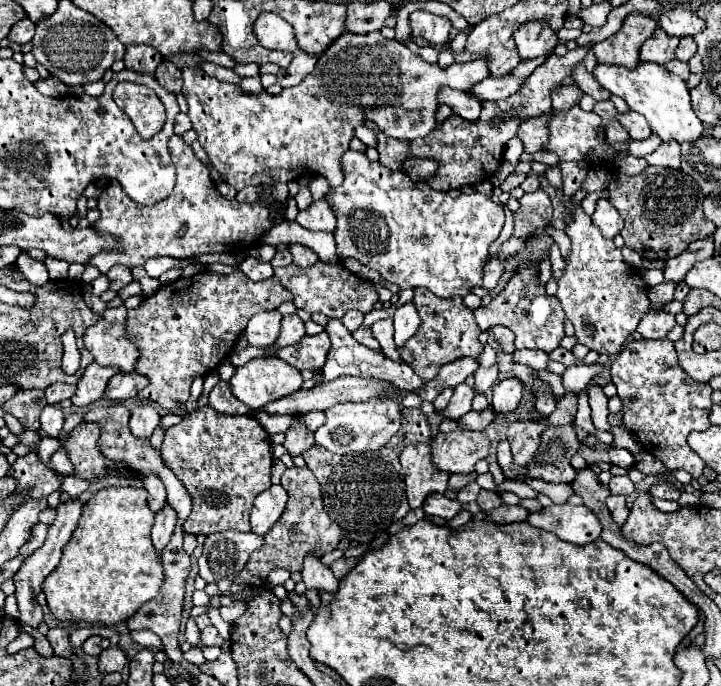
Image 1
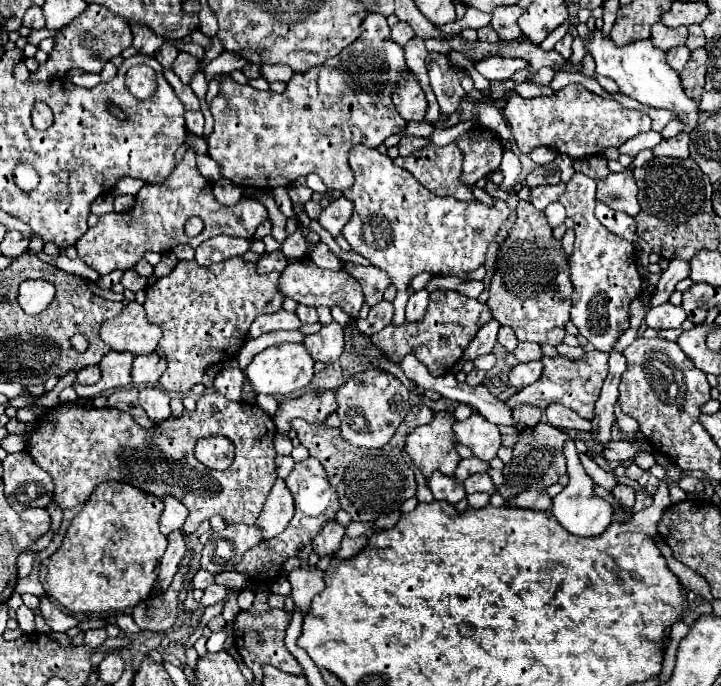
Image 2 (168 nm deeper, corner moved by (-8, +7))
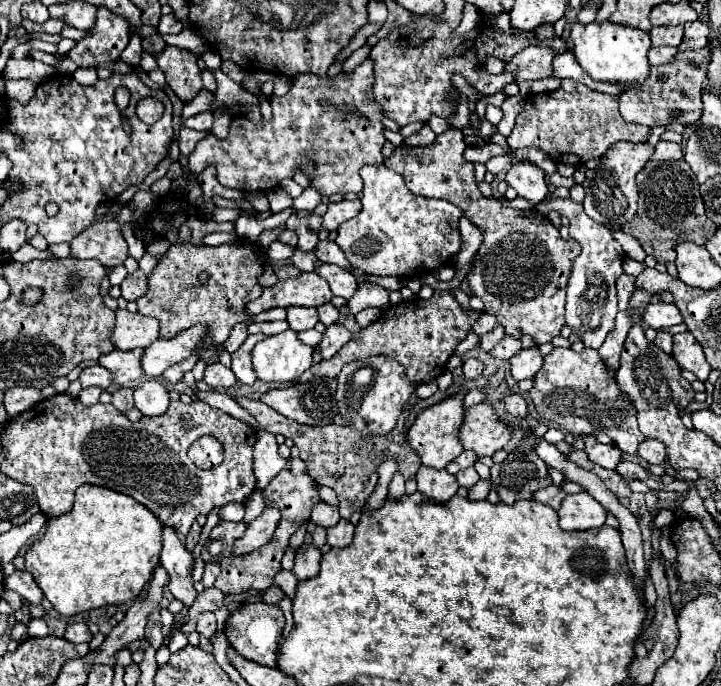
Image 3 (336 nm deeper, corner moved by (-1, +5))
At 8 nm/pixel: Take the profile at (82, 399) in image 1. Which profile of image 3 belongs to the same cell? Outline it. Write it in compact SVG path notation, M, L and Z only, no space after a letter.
M133 349L133 351L111 351L103 357L99 357L99 363L109 369L115 375L115 383L117 385L127 385L135 379L141 379L141 355L145 351L143 349Z

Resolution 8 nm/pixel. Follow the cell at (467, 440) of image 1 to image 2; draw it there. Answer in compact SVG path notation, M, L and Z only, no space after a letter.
M472 413L468 419L454 423L456 441L470 447L474 457L490 461L500 449L500 431L494 423L488 423L480 413Z

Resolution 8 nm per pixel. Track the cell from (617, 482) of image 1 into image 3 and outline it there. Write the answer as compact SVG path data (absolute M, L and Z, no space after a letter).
M621 461L619 465L617 465L617 469L615 469L617 473L621 473L625 479L641 479L641 481L645 481L647 477L649 477L649 473L641 467L641 465L637 465L637 463L629 463L629 461Z

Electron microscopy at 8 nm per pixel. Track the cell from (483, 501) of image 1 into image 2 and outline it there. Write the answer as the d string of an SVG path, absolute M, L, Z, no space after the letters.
M539 423L532 433L530 431L522 431L516 445L512 447L512 461L508 465L504 465L502 473L504 473L504 483L500 485L498 493L510 501L512 497L516 497L522 491L528 489L542 489L548 485L558 483L558 479L562 475L566 475L566 457L564 457L564 443L570 439L568 433L564 433L562 429L556 429L548 423Z

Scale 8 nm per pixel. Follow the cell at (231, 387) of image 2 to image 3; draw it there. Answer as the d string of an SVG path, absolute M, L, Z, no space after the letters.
M213 363L213 365L205 367L203 381L211 387L217 387L217 389L229 389L235 385L235 375L231 369L223 367L221 363Z

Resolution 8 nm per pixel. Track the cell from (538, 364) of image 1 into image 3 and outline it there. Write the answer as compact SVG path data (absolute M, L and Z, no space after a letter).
M505 335L505 337L491 349L491 355L497 357L497 359L511 359L511 357L517 355L519 351L521 351L521 341L515 339L515 337Z

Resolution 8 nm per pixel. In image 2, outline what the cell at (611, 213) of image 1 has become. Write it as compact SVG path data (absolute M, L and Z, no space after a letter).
M632 171L610 173L604 181L598 181L596 199L606 203L614 211L624 211L634 217L640 211L636 193L638 187L636 181L632 179Z

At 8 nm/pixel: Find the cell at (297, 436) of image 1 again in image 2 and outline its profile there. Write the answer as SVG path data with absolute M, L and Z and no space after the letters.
M332 389L310 391L298 399L286 399L280 403L280 409L274 415L276 429L280 433L290 431L290 421L300 417L308 423L322 423L332 411L336 411L336 399Z

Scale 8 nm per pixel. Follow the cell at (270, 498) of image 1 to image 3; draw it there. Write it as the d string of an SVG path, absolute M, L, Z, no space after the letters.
M265 507L263 515L247 525L247 531L233 545L233 555L247 555L259 547L263 547L271 537L279 523L281 515L275 507Z

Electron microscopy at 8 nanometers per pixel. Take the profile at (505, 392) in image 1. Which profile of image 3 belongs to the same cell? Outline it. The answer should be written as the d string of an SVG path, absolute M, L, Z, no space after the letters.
M537 345L529 349L521 349L521 353L517 353L517 357L511 359L511 375L517 381L533 379L535 373L541 369L541 365L543 365L543 355Z

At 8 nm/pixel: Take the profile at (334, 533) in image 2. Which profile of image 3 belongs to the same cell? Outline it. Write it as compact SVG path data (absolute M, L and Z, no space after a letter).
M319 501L319 505L313 505L311 521L315 525L323 525L325 529L327 527L333 527L339 521L339 507L337 505L329 505L325 501Z

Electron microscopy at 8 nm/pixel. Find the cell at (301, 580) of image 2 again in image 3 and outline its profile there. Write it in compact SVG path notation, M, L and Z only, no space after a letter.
M313 543L301 545L295 555L295 567L293 567L293 573L297 575L297 579L305 581L305 579L317 577L319 559L321 559L321 551Z

